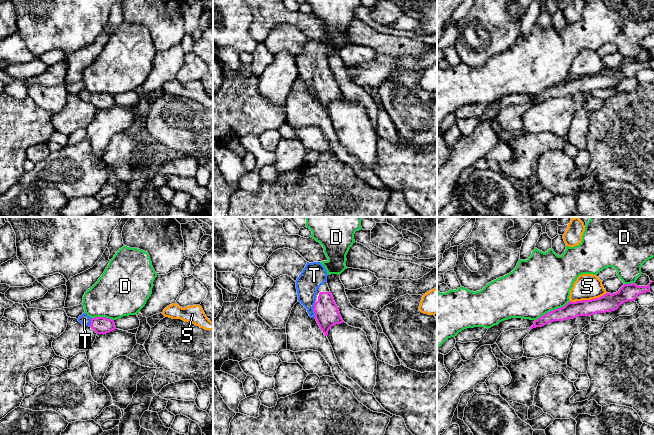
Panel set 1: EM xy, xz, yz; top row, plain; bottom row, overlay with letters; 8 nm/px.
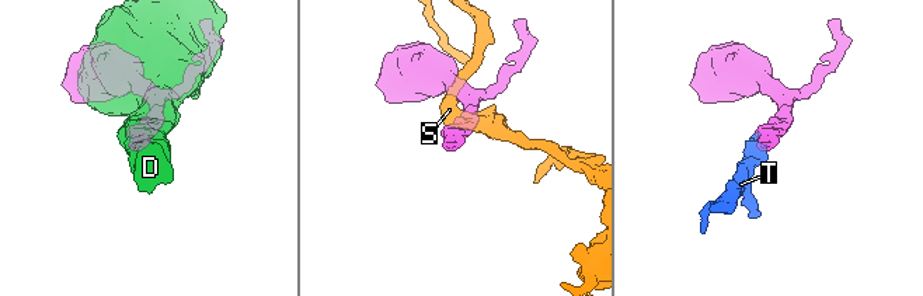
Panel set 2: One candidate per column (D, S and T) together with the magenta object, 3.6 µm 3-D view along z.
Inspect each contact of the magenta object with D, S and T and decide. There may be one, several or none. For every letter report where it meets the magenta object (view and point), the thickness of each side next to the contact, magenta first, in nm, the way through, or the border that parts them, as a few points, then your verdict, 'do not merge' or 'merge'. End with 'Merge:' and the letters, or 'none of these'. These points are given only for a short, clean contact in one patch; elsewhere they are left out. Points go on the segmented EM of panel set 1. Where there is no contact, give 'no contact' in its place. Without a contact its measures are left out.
D: contact yz (553, 310); calibres 140 and 460 nm; do not merge
S: contact yz (588, 300); calibres 150 and 200 nm; border yz (606, 292), (598, 297), (570, 301); do not merge
T: contact xz (313, 309); calibres 190 and 190 nm; way xz (327, 314), (323, 310), (313, 309), (310, 304), (311, 278); merge
Merge: T

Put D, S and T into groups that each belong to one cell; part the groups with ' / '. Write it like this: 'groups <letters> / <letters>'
groups D / S / T

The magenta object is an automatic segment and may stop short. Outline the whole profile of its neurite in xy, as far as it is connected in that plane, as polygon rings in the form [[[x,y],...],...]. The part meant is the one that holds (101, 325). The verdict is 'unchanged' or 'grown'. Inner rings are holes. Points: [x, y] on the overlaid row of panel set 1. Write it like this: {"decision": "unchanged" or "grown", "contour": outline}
{"decision": "grown", "contour": [[[83,313],[79,316],[78,321],[83,326],[90,326],[97,334],[106,334],[116,329],[114,320],[106,317],[91,318]]]}

